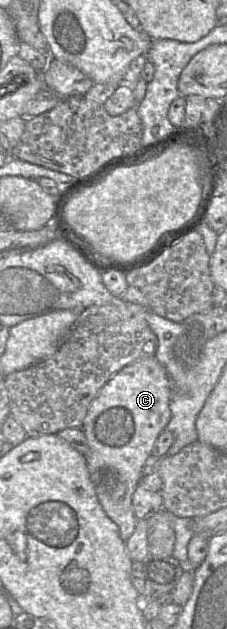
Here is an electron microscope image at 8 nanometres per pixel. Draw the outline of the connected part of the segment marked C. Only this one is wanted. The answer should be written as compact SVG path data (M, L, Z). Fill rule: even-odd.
M155 356L136 360L131 364L125 366L121 370L119 370L117 373L115 373L109 379L109 381L100 389L100 391L97 393L95 398L90 403L87 415L83 422L82 430L86 435L89 446L89 452L84 456L86 459L90 479L92 481L92 484L94 485L99 503L101 504L107 516L118 526L120 537L125 542L133 534L137 524L137 518L135 516L133 507L133 494L136 490L136 487L139 485L139 480L141 478L141 473L144 466L148 464L150 461L152 461L152 451L156 440L158 439L160 434L166 429L166 426L171 419L170 402L172 392L173 392L172 383L171 380L169 379L167 371L162 366L162 364L156 359Z

